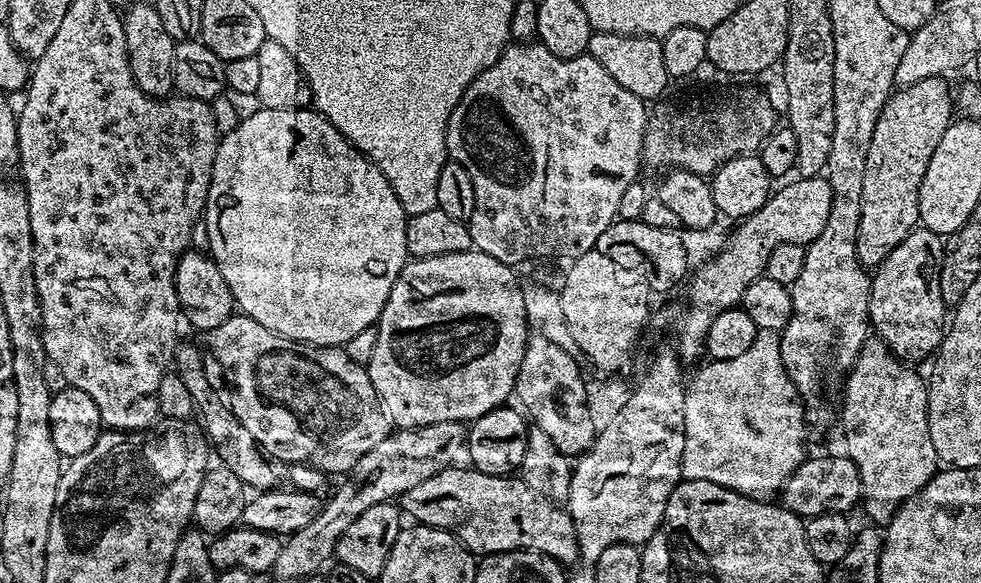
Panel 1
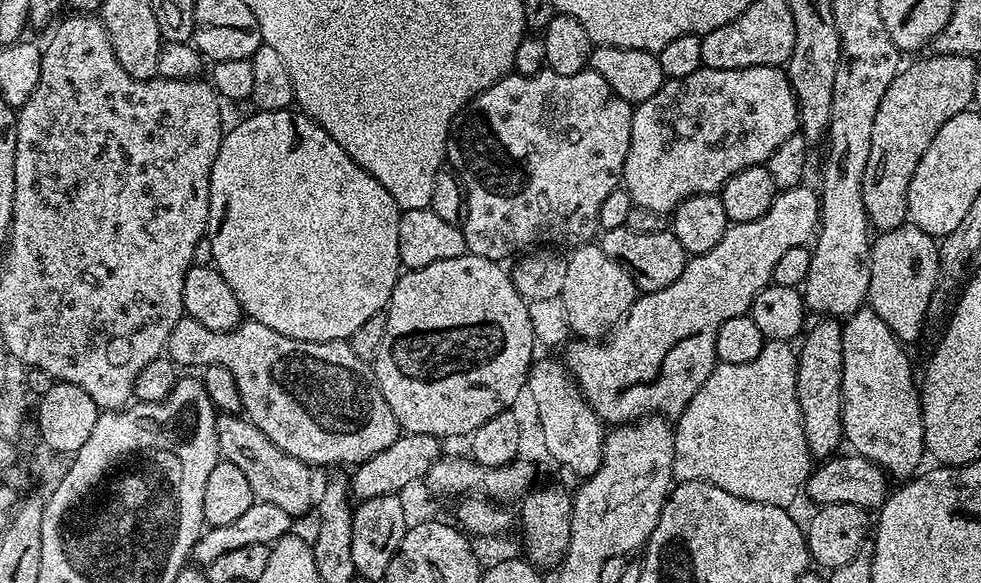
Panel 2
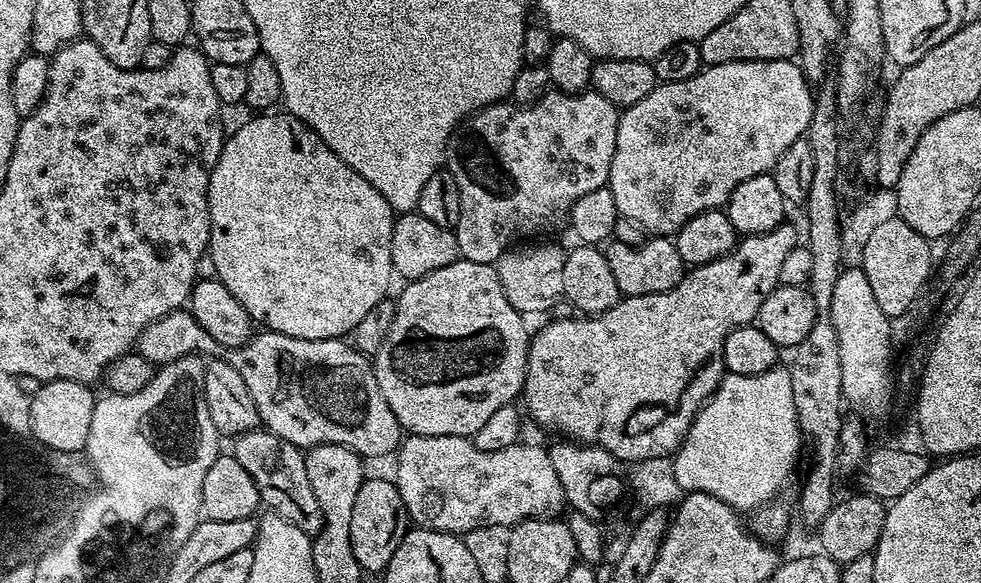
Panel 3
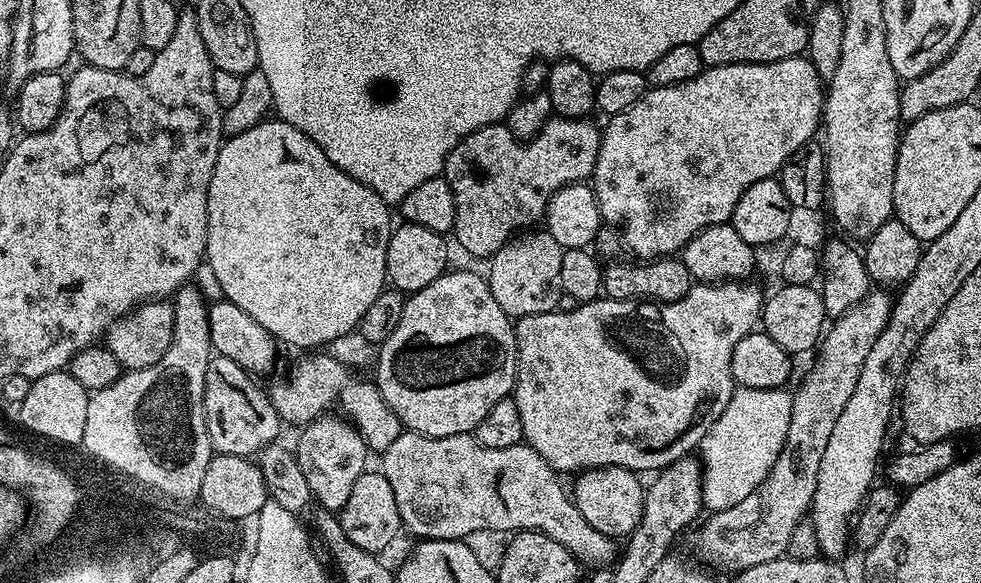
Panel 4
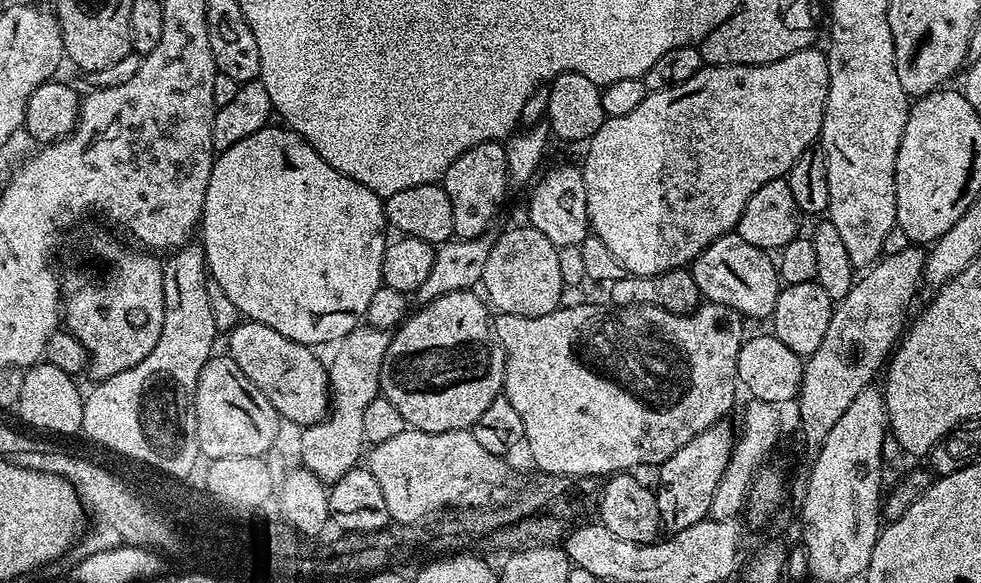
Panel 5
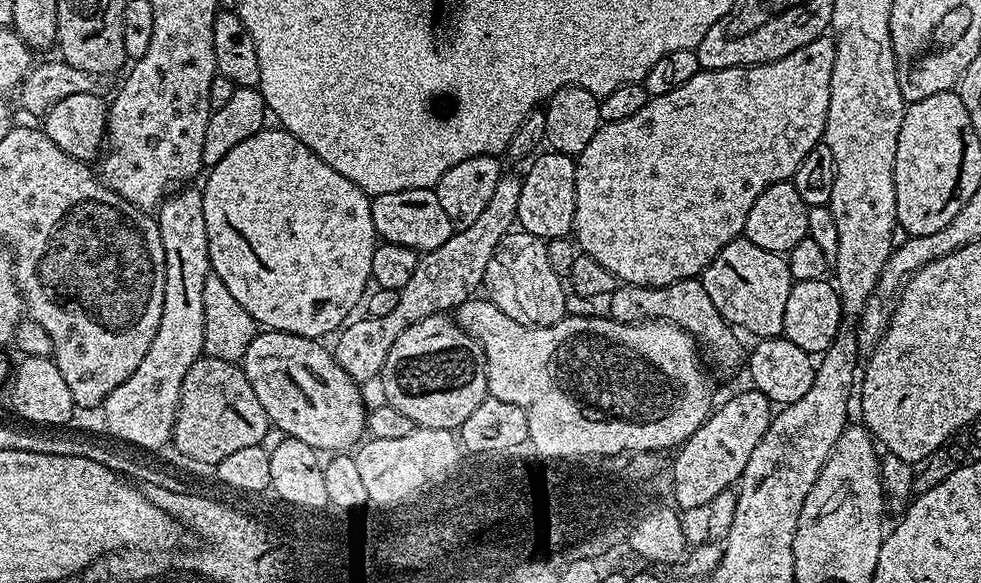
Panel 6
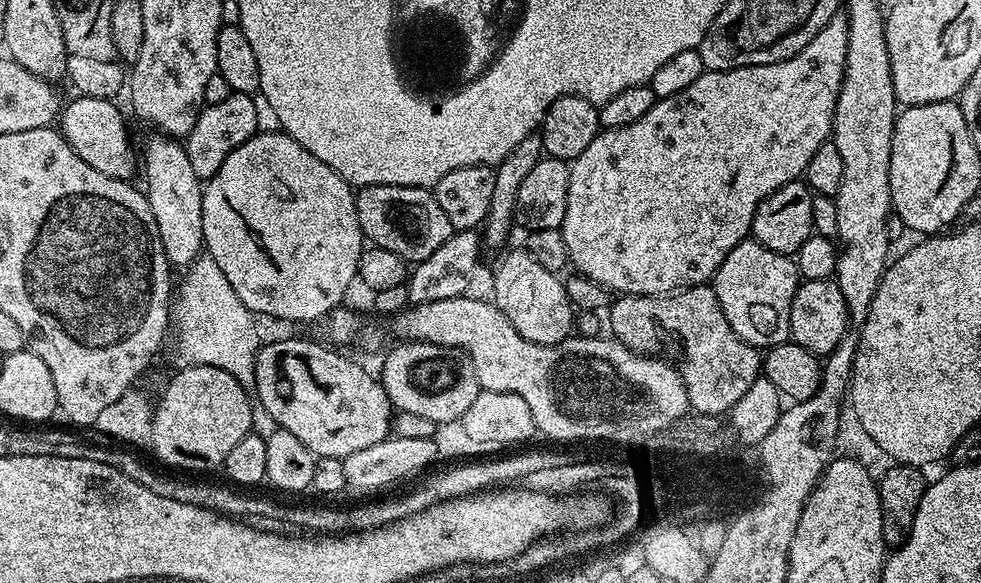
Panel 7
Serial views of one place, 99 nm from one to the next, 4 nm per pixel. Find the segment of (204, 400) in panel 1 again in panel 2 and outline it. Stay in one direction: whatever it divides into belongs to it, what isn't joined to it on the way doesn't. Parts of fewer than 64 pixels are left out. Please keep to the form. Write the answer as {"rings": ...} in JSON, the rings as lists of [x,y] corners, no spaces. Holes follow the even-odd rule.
{"rings":[[[240,414],[217,415],[216,433],[221,457],[234,462],[234,466],[242,470],[242,475],[250,482],[250,490],[254,490],[257,500],[271,502],[294,518],[306,515],[311,504],[313,507],[313,469],[298,458],[286,454],[286,450],[274,446],[274,442],[270,442],[270,438],[266,438],[266,434],[262,434],[262,430],[258,430],[258,426],[254,426],[251,420]]]}

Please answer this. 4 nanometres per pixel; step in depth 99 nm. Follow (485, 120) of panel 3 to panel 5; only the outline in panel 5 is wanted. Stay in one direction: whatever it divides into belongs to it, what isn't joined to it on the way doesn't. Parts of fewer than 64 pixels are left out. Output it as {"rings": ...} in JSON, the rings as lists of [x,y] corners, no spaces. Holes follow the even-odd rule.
{"rings":[[[491,140],[466,150],[466,154],[459,156],[444,171],[442,186],[446,190],[446,198],[450,198],[450,210],[454,210],[455,235],[462,240],[485,235],[510,193],[504,144]]]}

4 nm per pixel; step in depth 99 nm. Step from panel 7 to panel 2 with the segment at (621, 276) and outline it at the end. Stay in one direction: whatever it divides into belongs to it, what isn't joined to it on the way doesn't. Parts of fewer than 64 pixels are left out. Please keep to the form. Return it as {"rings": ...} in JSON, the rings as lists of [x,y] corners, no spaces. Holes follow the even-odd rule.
{"rings":[[[750,66],[749,68],[735,68],[734,70],[714,70],[701,67],[694,74],[686,74],[681,80],[665,79],[664,84],[654,94],[654,98],[646,98],[646,102],[635,105],[632,110],[632,125],[630,126],[630,150],[626,154],[622,186],[628,191],[633,205],[646,210],[654,210],[661,214],[671,214],[676,207],[686,198],[697,196],[703,192],[719,193],[721,187],[731,176],[738,174],[744,168],[758,168],[767,165],[770,154],[786,142],[800,127],[800,107],[796,104],[796,95],[792,93],[792,87],[787,75],[779,67]]]}

